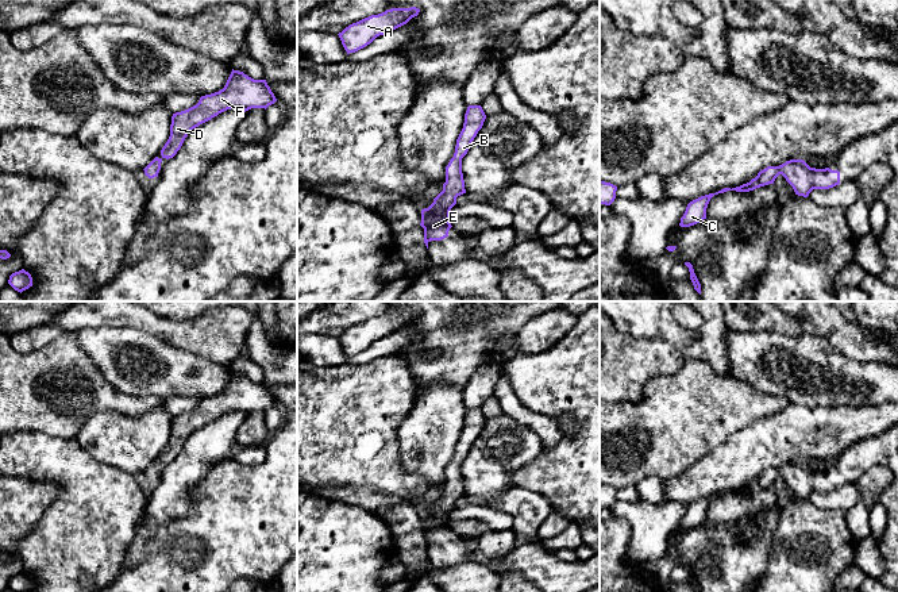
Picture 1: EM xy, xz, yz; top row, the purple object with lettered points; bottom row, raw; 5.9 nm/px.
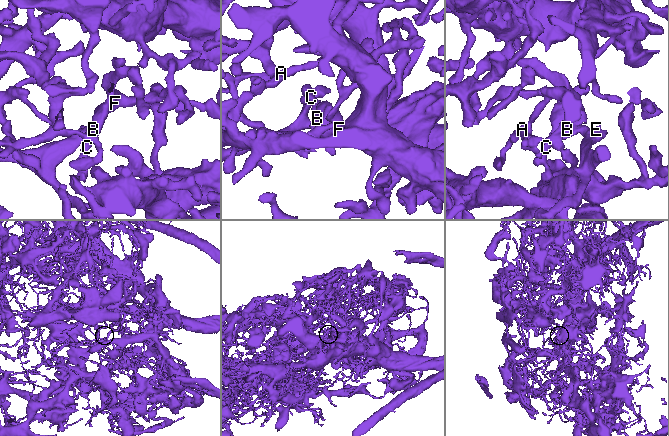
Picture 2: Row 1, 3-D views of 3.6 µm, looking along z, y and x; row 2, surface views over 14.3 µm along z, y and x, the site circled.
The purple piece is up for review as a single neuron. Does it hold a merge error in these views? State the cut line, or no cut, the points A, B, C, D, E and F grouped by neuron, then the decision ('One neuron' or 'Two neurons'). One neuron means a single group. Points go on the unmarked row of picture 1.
No split. Groups: A B C D E F. One neuron

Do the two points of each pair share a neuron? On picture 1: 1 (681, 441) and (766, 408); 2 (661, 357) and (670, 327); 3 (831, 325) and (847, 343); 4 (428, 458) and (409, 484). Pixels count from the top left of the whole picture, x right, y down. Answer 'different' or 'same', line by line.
1: same
2: different
3: same
4: different

